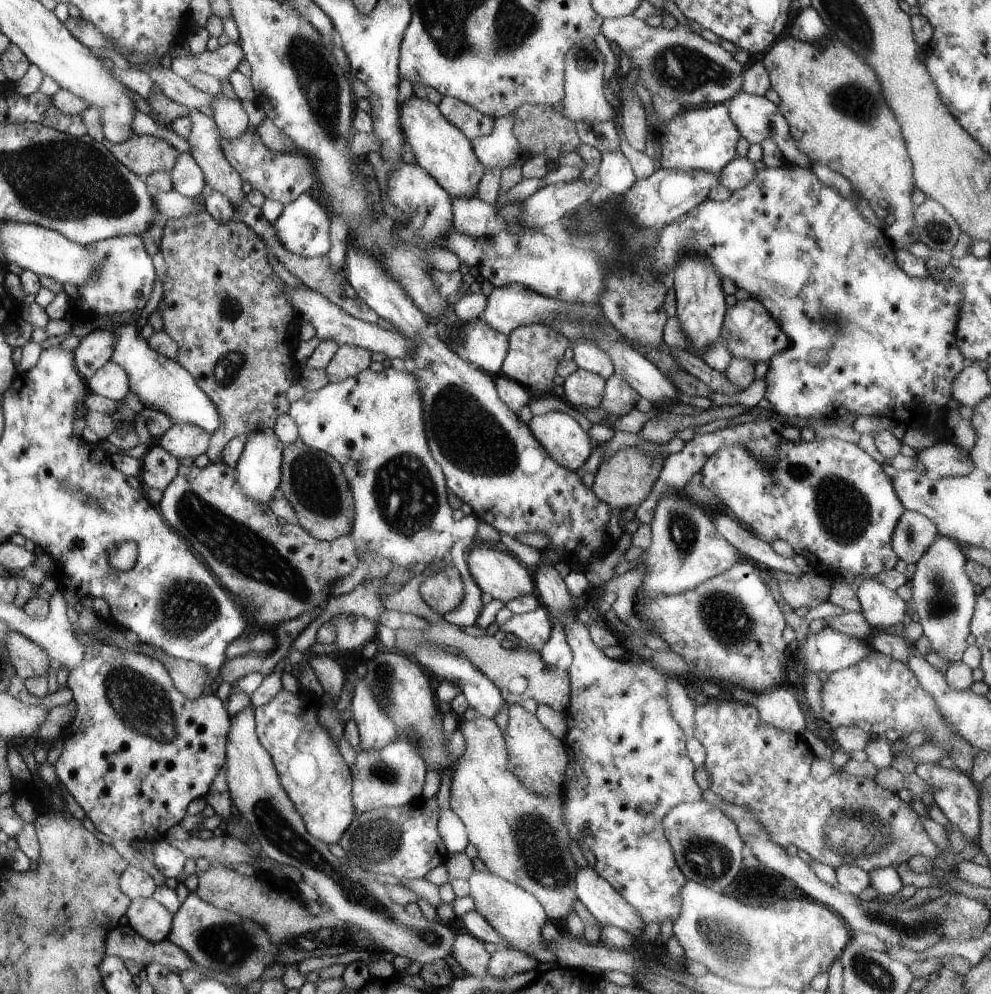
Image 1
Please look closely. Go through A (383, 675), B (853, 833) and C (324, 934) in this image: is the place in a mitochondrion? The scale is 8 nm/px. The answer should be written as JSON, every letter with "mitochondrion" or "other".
{"A":"mitochondrion","B":"mitochondrion","C":"mitochondrion"}

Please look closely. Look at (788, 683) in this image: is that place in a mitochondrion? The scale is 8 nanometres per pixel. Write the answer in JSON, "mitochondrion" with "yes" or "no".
{"mitochondrion":"no"}

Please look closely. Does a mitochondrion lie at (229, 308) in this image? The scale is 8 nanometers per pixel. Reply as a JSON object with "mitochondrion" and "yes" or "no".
{"mitochondrion":"yes"}

